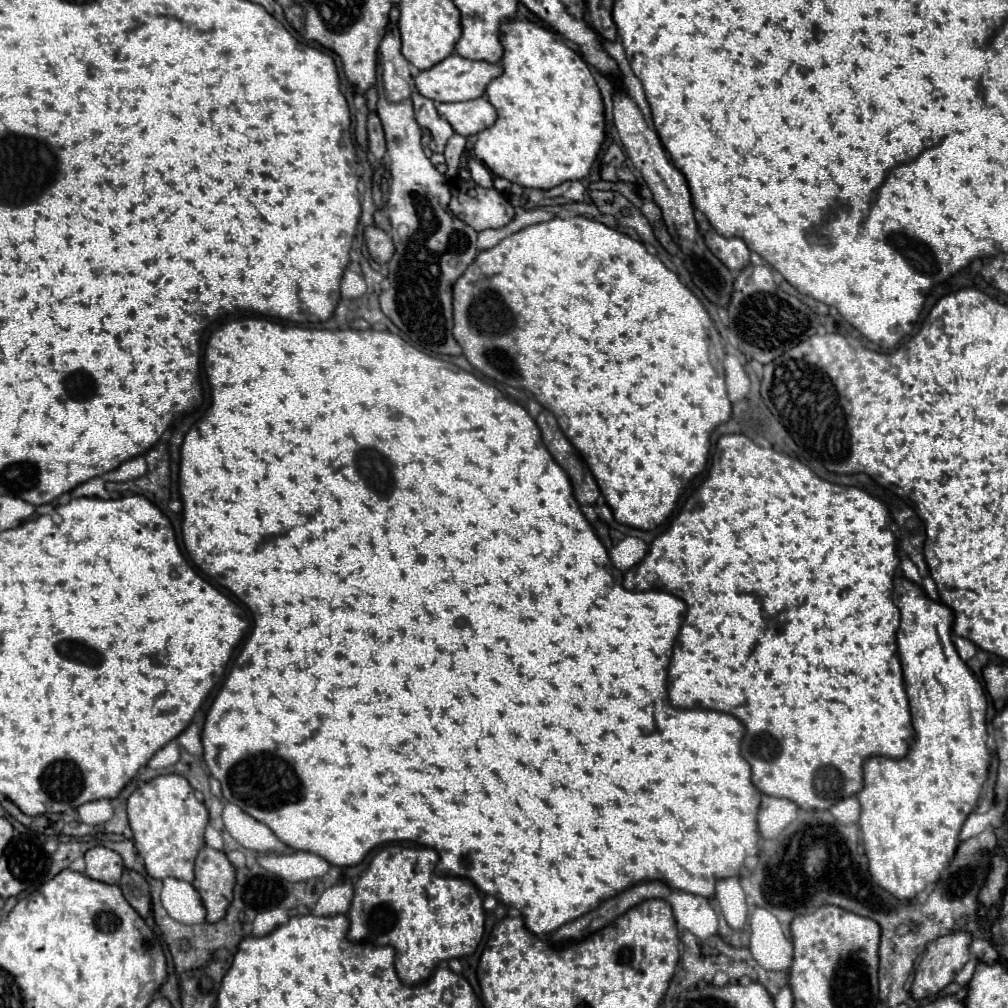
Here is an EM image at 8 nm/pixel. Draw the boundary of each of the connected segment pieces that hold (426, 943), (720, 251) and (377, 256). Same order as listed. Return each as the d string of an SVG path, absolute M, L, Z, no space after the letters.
M394 846L394 848L382 848L370 862L366 874L356 882L354 886L354 898L352 898L352 906L348 910L348 918L350 918L350 932L348 932L348 940L352 938L354 942L366 942L370 940L372 944L380 944L380 946L392 946L396 950L396 972L400 976L400 980L404 984L418 984L422 980L426 980L436 968L438 962L442 960L450 960L450 958L460 958L460 956L468 956L474 954L474 950L478 948L482 934L484 934L484 906L482 906L482 894L480 890L470 882L470 880L460 880L456 876L438 876L434 872L438 862L438 852L432 848L422 848L422 846Z
M714 230L704 234L706 246L732 270L738 272L750 264L750 250L742 238L724 238Z
M366 226L364 240L366 240L370 256L378 264L384 264L384 262L388 262L392 258L394 244L392 244L392 238L382 228L378 228L378 226Z

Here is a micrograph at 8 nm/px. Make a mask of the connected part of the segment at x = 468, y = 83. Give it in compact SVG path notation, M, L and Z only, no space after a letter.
M450 54L446 60L438 62L436 66L422 70L416 78L414 78L414 86L416 90L434 100L434 102L462 102L462 100L474 100L480 98L488 86L488 82L496 76L502 74L502 66L500 64L488 64L488 62L476 62L476 60L468 60L462 58L458 54Z

